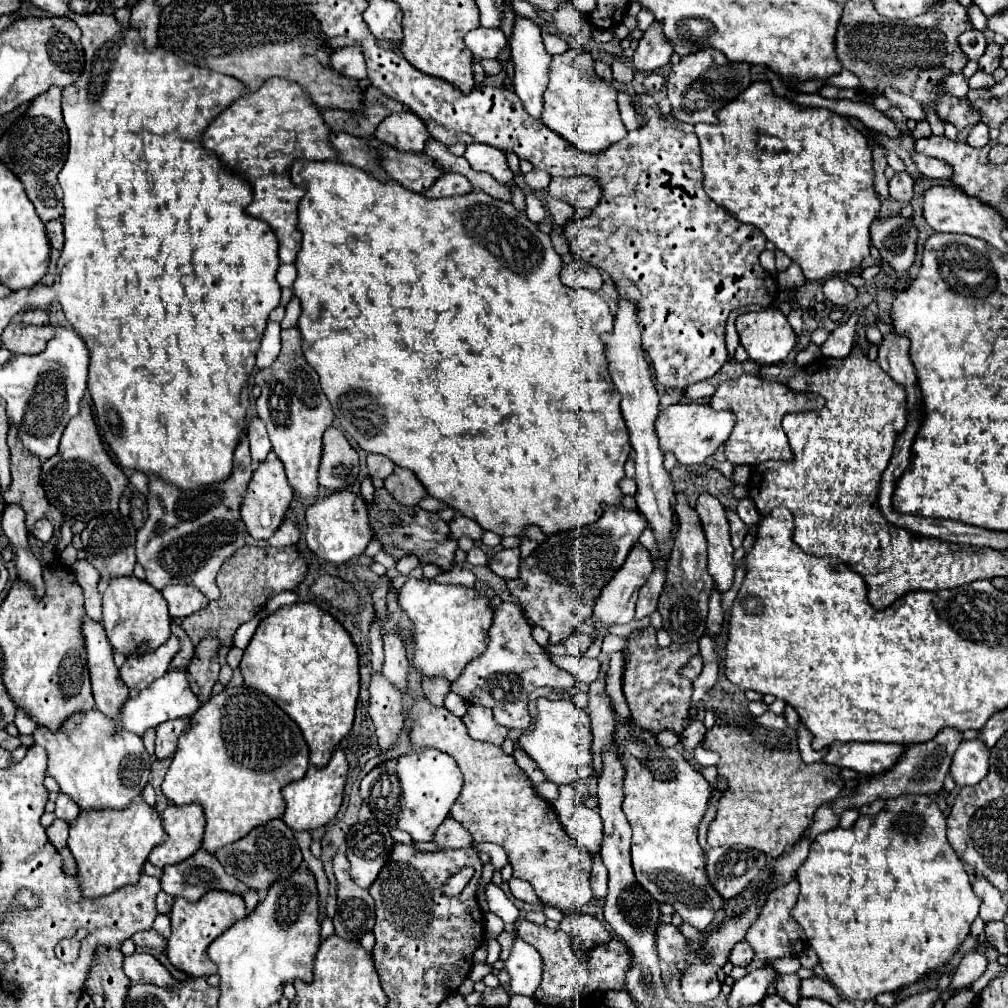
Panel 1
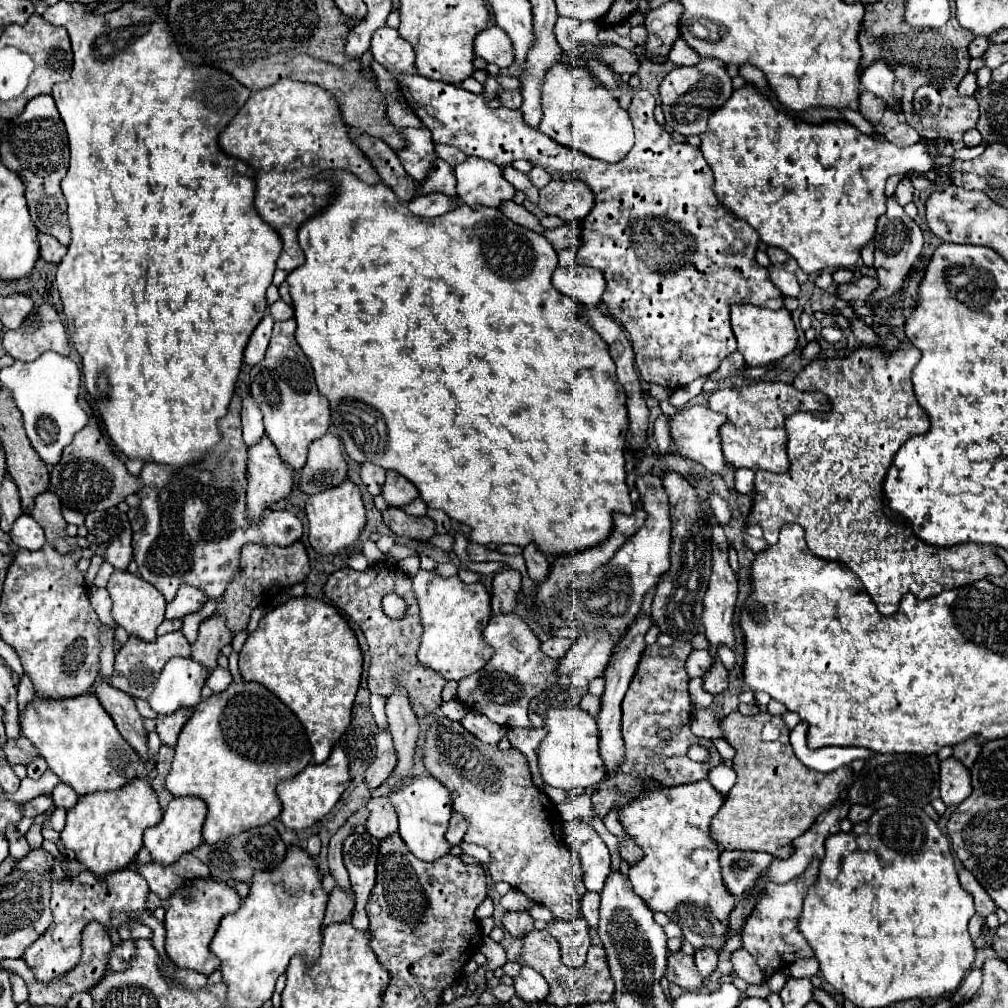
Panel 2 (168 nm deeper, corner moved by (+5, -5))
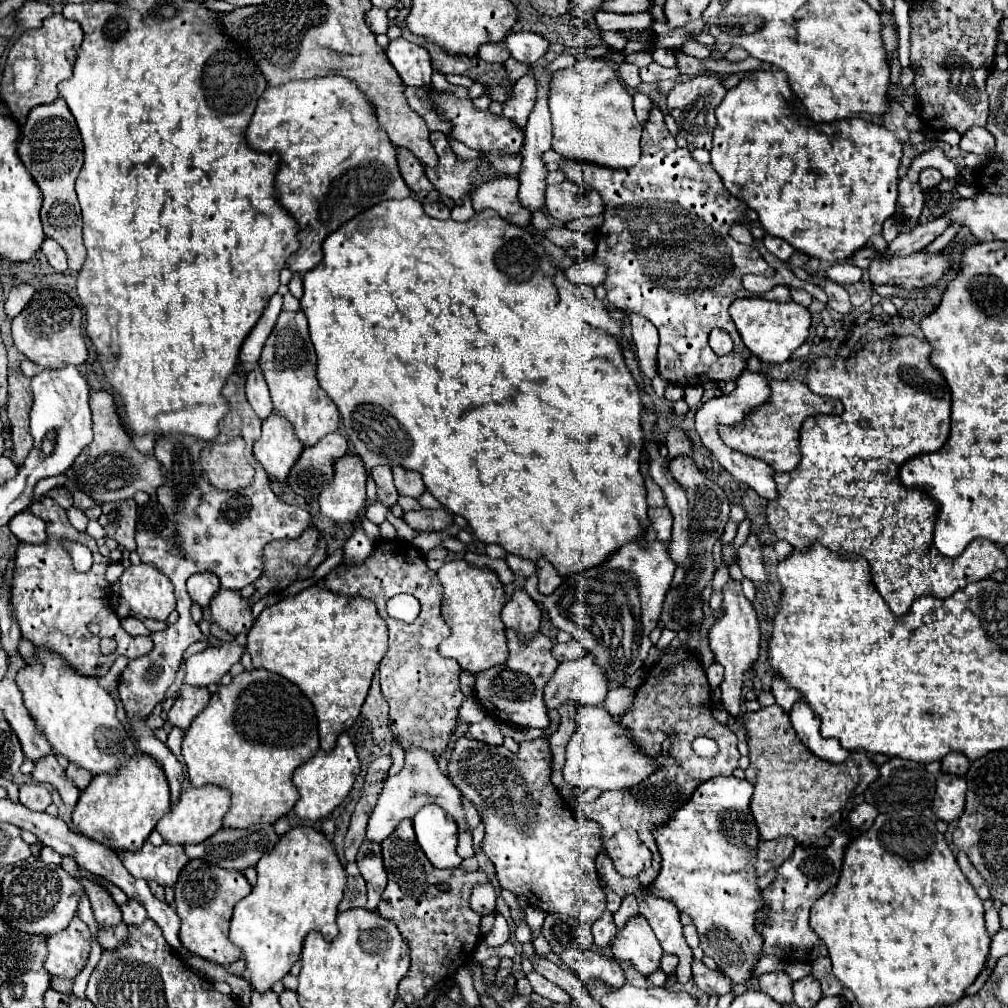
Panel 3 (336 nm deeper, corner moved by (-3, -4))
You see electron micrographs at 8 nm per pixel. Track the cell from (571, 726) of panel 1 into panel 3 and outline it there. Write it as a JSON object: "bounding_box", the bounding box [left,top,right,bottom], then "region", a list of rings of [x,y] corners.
{"bounding_box":[564,706,658,790],"region":[[[578,706],[576,712],[576,732],[566,748],[566,766],[564,780],[582,790],[600,788],[600,790],[618,790],[632,788],[646,780],[656,768],[658,762],[638,748],[638,744],[628,736],[628,728],[620,724],[604,706]]]}

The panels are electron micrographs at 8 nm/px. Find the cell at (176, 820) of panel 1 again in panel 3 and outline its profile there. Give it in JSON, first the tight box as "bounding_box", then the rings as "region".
{"bounding_box":[156,784,230,844],"region":[[[206,784],[206,786],[200,786],[200,788],[190,786],[182,792],[178,804],[156,824],[156,830],[162,834],[164,842],[170,842],[170,844],[200,844],[222,828],[222,818],[228,812],[228,806],[230,806],[230,792],[226,788],[216,786],[216,784]]]}

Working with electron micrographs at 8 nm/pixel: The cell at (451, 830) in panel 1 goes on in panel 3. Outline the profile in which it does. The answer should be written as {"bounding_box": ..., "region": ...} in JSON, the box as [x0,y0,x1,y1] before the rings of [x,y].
{"bounding_box":[462,796,480,830],"region":[[[462,796],[462,802],[464,802],[464,810],[466,810],[466,820],[468,820],[468,826],[474,830],[474,828],[480,824],[480,816],[478,816],[478,812],[476,812],[474,804],[472,804],[466,796]]]}

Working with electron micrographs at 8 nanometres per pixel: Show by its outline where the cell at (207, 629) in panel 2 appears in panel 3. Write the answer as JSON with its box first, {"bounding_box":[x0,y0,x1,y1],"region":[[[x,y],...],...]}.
{"bounding_box":[210,588,254,636],"region":[[[220,588],[210,602],[210,612],[214,622],[232,636],[248,632],[250,626],[254,624],[252,606],[248,604],[246,598],[242,598],[238,590]]]}

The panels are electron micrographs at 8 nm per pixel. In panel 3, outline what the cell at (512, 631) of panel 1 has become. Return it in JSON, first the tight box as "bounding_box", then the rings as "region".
{"bounding_box":[476,630,558,728],"region":[[[506,630],[510,656],[504,664],[492,666],[476,674],[476,696],[484,706],[486,714],[522,728],[548,728],[548,710],[544,704],[544,686],[558,668],[558,660],[552,656],[552,640],[544,634],[536,634],[530,644],[522,644],[520,636]]]}

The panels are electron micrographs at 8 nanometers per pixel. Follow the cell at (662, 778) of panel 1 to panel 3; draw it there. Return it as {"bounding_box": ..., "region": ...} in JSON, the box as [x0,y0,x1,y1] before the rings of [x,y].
{"bounding_box":[652,776,764,984],"region":[[[736,776],[730,778],[714,778],[706,784],[698,786],[698,792],[690,798],[686,808],[674,812],[674,820],[664,824],[654,832],[660,854],[662,854],[662,870],[652,884],[652,894],[670,900],[676,908],[688,914],[694,920],[700,936],[700,948],[706,956],[710,956],[718,968],[734,982],[734,984],[748,984],[758,960],[762,958],[762,936],[756,932],[758,912],[764,908],[762,890],[756,884],[756,848],[760,842],[760,834],[750,812],[750,798],[752,798],[752,784],[748,780],[740,780]]]}

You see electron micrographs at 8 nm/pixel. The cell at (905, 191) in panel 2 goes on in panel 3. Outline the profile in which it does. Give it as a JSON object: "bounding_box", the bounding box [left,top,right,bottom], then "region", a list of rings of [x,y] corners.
{"bounding_box":[920,168,942,190],"region":[[[926,168],[926,170],[922,170],[920,184],[922,184],[922,188],[924,188],[924,190],[938,186],[938,184],[940,184],[940,180],[942,180],[940,170],[936,170],[936,168]]]}

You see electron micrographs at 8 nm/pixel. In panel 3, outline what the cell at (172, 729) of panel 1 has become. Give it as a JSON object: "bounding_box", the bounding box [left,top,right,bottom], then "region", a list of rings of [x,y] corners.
{"bounding_box":[168,686,208,730],"region":[[[180,686],[180,692],[178,692],[178,698],[174,702],[174,706],[170,708],[168,712],[168,720],[186,730],[190,726],[190,722],[206,708],[208,700],[206,700],[206,692],[208,688],[194,688],[194,686]]]}

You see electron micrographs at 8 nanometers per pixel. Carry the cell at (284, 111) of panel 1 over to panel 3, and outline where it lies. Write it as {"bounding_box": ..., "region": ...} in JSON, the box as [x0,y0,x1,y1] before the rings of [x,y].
{"bounding_box":[246,76,412,272],"region":[[[344,76],[270,86],[258,100],[246,138],[254,150],[280,154],[278,200],[300,224],[300,248],[286,262],[292,272],[316,268],[326,236],[360,212],[384,200],[412,196],[398,170],[396,146],[378,124],[372,102]]]}

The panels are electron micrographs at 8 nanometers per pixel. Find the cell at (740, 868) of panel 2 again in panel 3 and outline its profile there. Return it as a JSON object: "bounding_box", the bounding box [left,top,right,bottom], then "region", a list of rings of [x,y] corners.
{"bounding_box":[756,838,796,876],"region":[[[776,838],[770,842],[758,844],[758,856],[756,856],[756,870],[758,876],[768,872],[770,868],[778,868],[784,860],[788,860],[794,852],[796,840],[794,838]]]}

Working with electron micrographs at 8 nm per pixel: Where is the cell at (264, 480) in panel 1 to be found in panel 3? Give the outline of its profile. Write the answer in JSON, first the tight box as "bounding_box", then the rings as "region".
{"bounding_box":[254,410,304,480],"region":[[[274,410],[262,420],[262,436],[254,442],[254,456],[276,480],[286,480],[302,448],[304,444],[296,438],[292,424],[280,412]]]}

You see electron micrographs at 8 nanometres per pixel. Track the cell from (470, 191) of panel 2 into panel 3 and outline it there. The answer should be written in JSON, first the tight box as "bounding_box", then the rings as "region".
{"bounding_box":[470,172,532,228],"region":[[[476,172],[474,180],[478,182],[478,188],[474,190],[474,194],[470,194],[470,198],[472,198],[476,212],[492,208],[506,222],[520,226],[520,228],[532,222],[532,214],[526,208],[522,208],[518,200],[518,180],[516,178],[508,176],[508,178],[496,178],[492,182],[486,182]]]}

